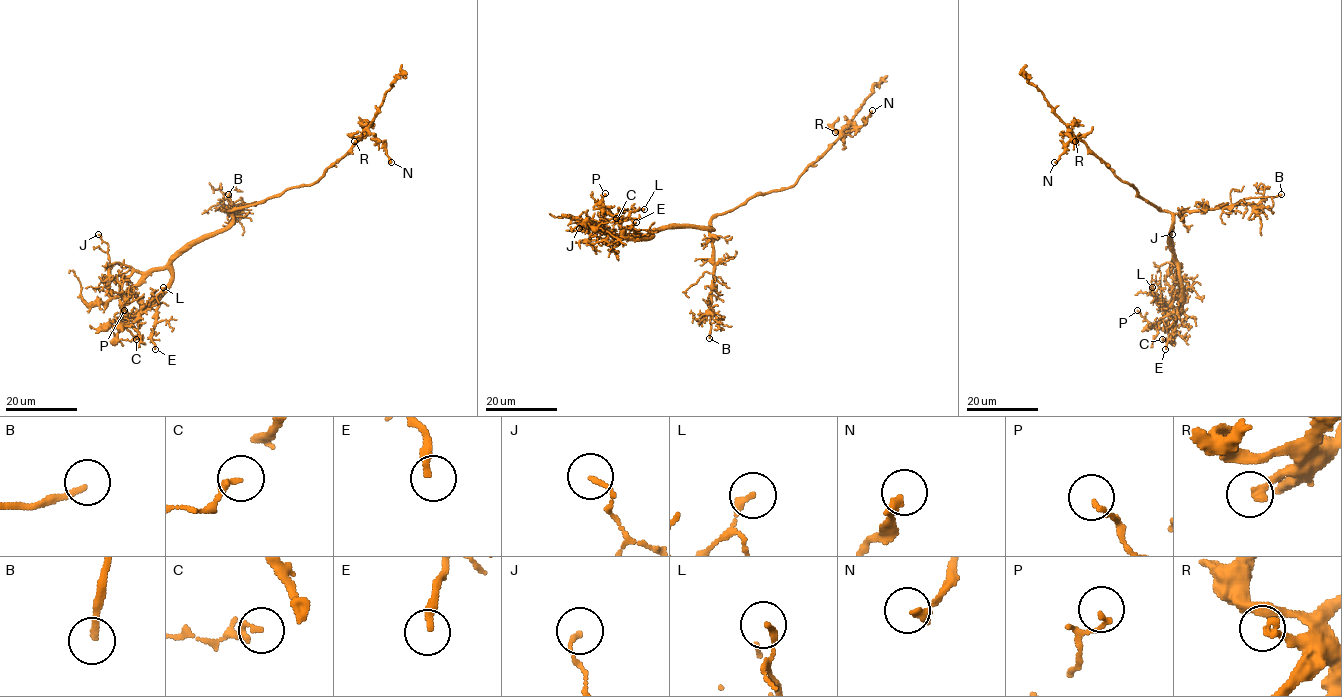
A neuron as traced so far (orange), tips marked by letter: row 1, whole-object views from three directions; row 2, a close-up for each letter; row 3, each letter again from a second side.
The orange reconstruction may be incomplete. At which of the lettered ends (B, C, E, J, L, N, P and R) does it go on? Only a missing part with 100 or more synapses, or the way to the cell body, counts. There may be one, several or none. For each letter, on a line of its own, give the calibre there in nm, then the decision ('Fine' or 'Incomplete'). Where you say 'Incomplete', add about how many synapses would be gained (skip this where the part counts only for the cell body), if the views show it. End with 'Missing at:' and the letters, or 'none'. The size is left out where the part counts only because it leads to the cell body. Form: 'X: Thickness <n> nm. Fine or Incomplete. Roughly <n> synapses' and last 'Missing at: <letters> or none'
B: Thickness 200 nm. Incomplete
C: Thickness 200 nm. Fine
E: Thickness 240 nm. Fine
J: Thickness 150 nm. Fine
L: Thickness 190 nm. Fine
N: Thickness 240 nm. Fine
P: Thickness 130 nm. Fine
R: Thickness 280 nm. Fine
Missing at: B

